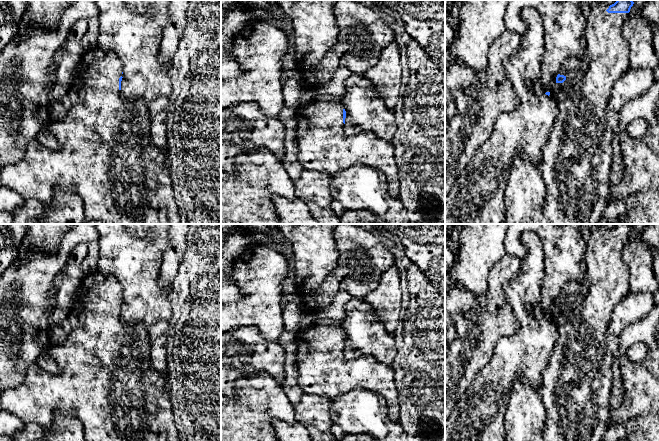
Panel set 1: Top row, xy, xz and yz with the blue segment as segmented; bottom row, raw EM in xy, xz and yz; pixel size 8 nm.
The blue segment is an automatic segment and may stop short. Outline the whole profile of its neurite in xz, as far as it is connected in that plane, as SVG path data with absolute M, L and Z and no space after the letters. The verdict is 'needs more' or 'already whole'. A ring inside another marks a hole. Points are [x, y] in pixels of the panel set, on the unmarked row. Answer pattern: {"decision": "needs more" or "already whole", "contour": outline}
{"decision": "needs more", "contour": "M317 323L312 328L296 332L295 353L298 384L306 394L332 399L357 388L369 390L385 398L388 417L393 422L400 418L398 391L394 382L394 371L390 365L377 361L373 356L348 360L344 354L346 335L340 325Z"}

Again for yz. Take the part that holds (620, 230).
{"decision": "needs more", "contour": "M617 224L612 229L607 229L604 227L598 227L591 229L583 234L583 238L587 244L587 249L584 254L585 262L585 274L582 282L572 281L568 282L562 290L562 294L558 297L556 301L556 307L563 307L566 304L566 299L570 296L577 295L581 292L584 285L588 287L587 293L584 294L581 304L573 310L572 314L566 318L566 320L560 324L558 327L559 337L555 342L554 350L551 354L550 360L547 367L542 373L541 386L538 390L538 394L541 397L543 405L546 409L546 421L542 428L541 434L545 441L602 441L606 426L609 418L609 400L611 398L611 389L613 387L614 379L612 372L612 364L614 360L613 354L607 348L606 333L609 328L609 323L611 319L611 314L614 310L615 305L629 292L629 268L623 260L623 248L625 243L628 241L631 231L634 226L632 224Z"}

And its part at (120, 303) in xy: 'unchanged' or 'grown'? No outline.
grown

